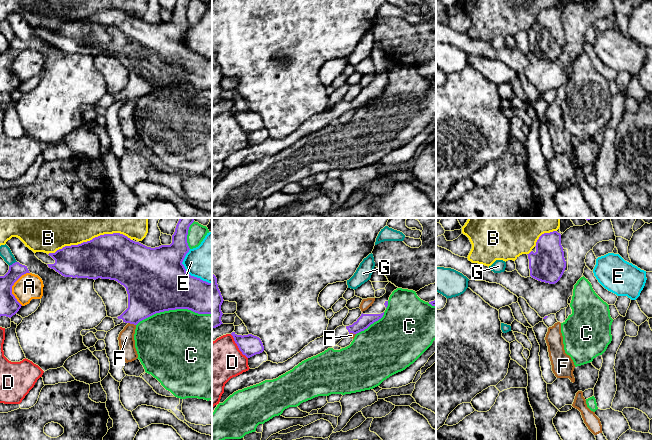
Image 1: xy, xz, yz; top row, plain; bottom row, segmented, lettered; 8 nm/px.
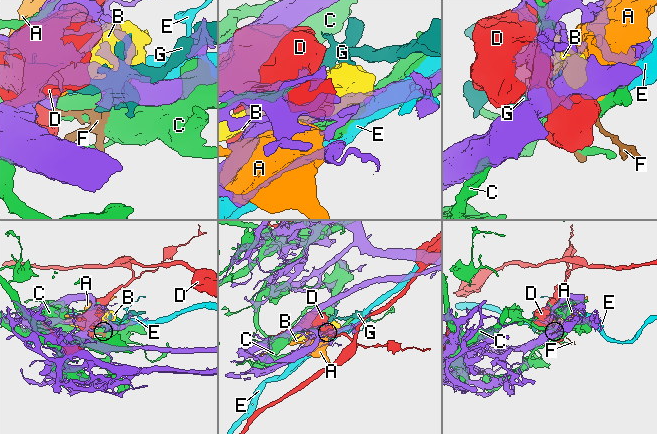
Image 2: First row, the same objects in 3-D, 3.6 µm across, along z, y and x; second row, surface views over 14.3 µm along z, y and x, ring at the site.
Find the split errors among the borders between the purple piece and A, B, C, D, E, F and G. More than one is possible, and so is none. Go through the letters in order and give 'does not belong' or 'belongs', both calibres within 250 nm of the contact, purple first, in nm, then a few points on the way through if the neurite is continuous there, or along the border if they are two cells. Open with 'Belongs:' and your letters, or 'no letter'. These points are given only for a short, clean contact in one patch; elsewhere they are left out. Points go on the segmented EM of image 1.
Belongs: no letter
A: does not belong | 160/220 nm
B: does not belong | 360/440 nm
C: does not belong | 480/500 nm
D: does not belong | 170/360 nm
E: does not belong | 480/320 nm
F: does not belong | 300/130 nm
G: does not belong | 120/90 nm

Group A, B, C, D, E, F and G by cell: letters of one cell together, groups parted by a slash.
A / B / C / D / E / F / G

